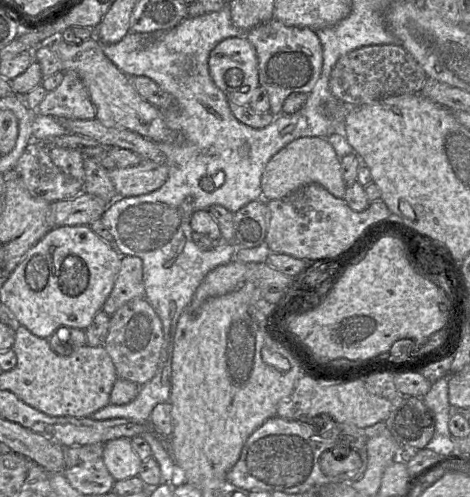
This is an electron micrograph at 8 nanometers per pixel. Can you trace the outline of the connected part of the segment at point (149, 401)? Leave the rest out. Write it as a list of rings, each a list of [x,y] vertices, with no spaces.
[[[162,345],[157,371],[154,377],[139,387],[138,395],[123,405],[108,404],[92,413],[93,420],[125,418],[137,423],[149,423],[153,408],[159,403],[169,402],[171,391],[171,364],[173,348]]]

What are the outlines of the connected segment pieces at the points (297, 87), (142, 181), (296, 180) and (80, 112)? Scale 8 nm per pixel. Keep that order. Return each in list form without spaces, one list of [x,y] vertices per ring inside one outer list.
[[[276,19],[259,24],[246,33],[246,38],[256,51],[258,59],[259,85],[263,87],[269,98],[269,112],[279,115],[284,100],[292,93],[309,94],[315,86],[322,68],[322,46],[315,31],[307,27],[286,26]]]
[[[142,161],[135,166],[108,170],[118,197],[133,197],[159,189],[168,177],[165,163]]]
[[[298,138],[278,151],[263,171],[262,198],[265,201],[281,199],[308,184],[318,184],[334,197],[344,198],[346,185],[342,178],[340,162],[331,144],[324,138]]]
[[[73,70],[63,72],[61,83],[54,90],[47,91],[35,112],[56,119],[95,118],[95,107],[87,88],[78,73]]]

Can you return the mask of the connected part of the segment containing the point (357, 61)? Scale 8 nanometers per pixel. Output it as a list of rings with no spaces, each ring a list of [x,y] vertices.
[[[401,44],[370,45],[338,59],[330,74],[329,89],[348,105],[361,106],[389,96],[419,94],[426,78],[424,70]]]

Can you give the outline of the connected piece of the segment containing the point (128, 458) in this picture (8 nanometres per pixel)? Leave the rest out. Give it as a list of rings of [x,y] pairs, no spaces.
[[[117,438],[103,445],[103,462],[115,481],[138,475],[142,461],[134,452],[131,440]]]

